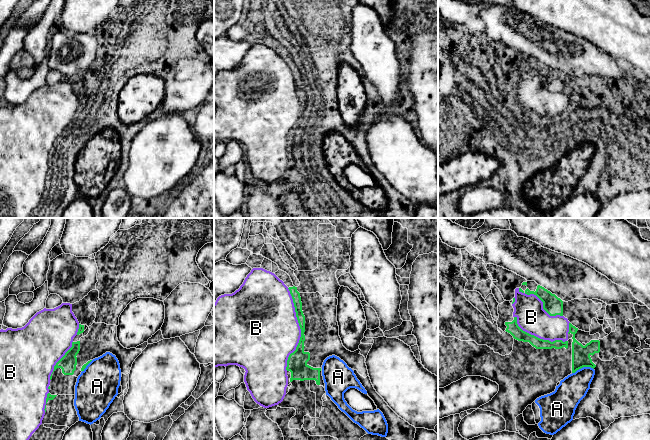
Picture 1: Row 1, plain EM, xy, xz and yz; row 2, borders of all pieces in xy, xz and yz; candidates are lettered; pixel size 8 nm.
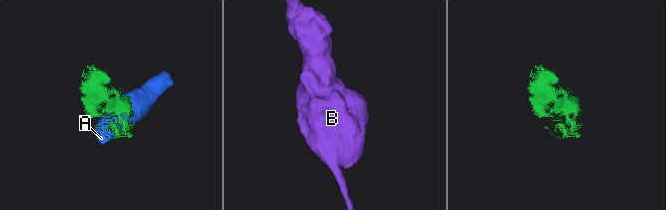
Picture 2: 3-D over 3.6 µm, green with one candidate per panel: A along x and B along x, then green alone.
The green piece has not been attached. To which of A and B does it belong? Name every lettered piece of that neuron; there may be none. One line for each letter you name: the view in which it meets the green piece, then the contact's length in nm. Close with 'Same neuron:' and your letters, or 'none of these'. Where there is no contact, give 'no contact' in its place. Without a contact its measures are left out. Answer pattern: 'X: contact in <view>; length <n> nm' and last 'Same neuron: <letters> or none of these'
B: contact in xz; length 650 nm
Same neuron: B

